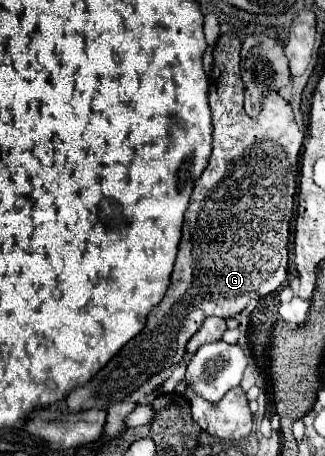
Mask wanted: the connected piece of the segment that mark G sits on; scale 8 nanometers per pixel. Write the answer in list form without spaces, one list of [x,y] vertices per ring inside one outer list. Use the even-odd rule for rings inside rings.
[[[221,34],[213,48],[213,68],[209,74],[209,106],[213,114],[213,152],[201,178],[195,182],[191,202],[185,212],[183,236],[179,242],[177,262],[171,274],[171,284],[165,298],[149,312],[147,324],[123,350],[99,370],[91,382],[77,386],[65,400],[71,412],[87,408],[109,408],[137,390],[153,374],[179,364],[185,354],[187,340],[201,328],[207,316],[233,318],[255,296],[265,296],[277,290],[287,278],[287,240],[289,222],[293,216],[293,196],[297,188],[297,162],[305,132],[299,130],[289,102],[279,92],[269,92],[261,102],[257,116],[247,116],[243,110],[245,84],[239,74],[241,40],[231,34]]]

